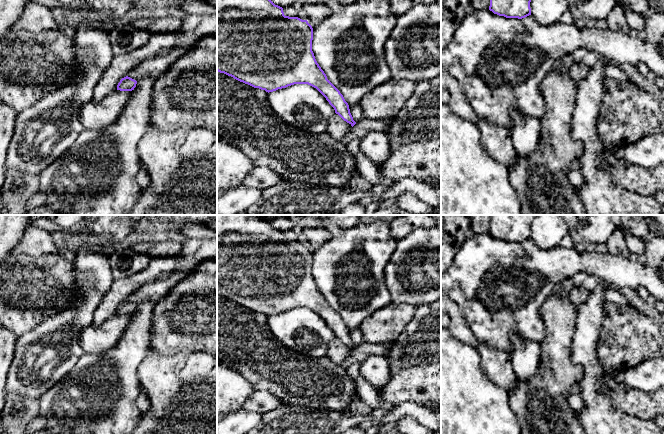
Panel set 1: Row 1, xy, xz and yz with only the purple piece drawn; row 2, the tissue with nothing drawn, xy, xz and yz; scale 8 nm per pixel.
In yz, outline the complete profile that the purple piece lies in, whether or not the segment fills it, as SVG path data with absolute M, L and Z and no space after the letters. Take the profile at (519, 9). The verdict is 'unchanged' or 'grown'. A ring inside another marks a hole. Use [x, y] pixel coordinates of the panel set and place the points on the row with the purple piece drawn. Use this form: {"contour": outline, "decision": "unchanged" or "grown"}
{"contour": "M490 0L489 10L506 18L522 19L531 15L531 0Z", "decision": "unchanged"}

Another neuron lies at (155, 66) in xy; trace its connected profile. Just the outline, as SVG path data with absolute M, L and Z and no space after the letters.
M195 43L177 46L170 49L165 54L148 58L135 66L127 76L136 81L145 77L153 77L157 79L160 75L164 74L177 59L186 54L194 44Z

